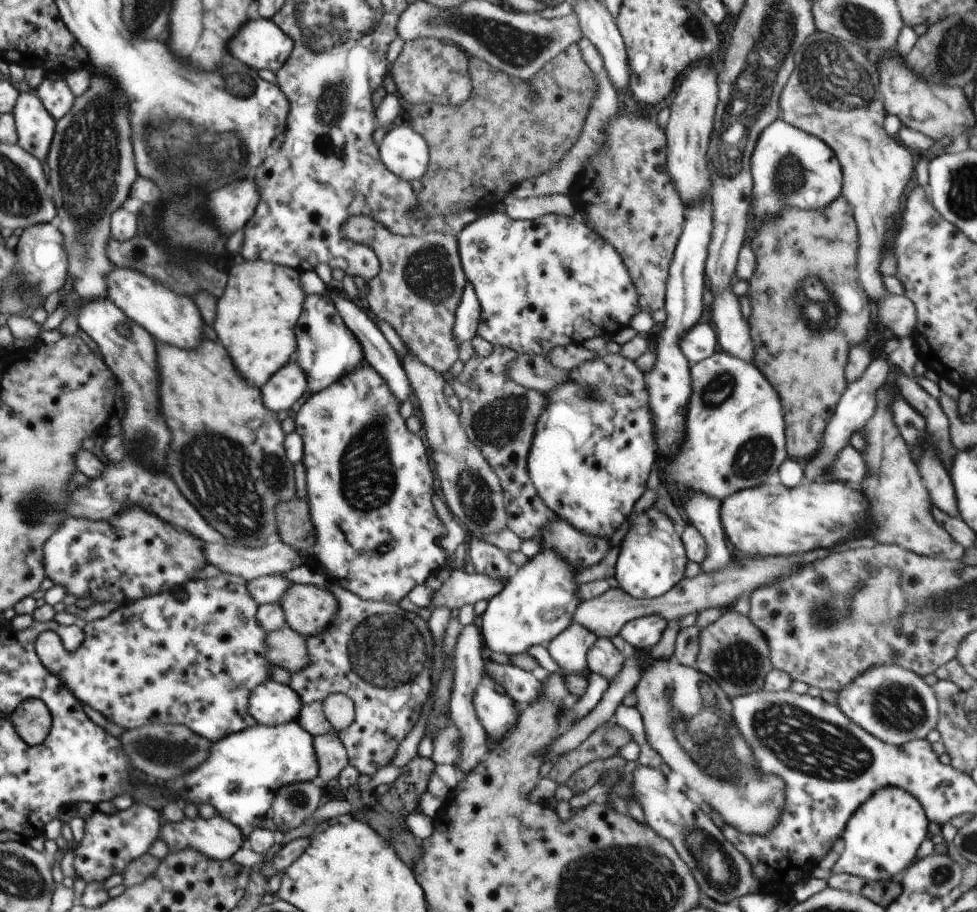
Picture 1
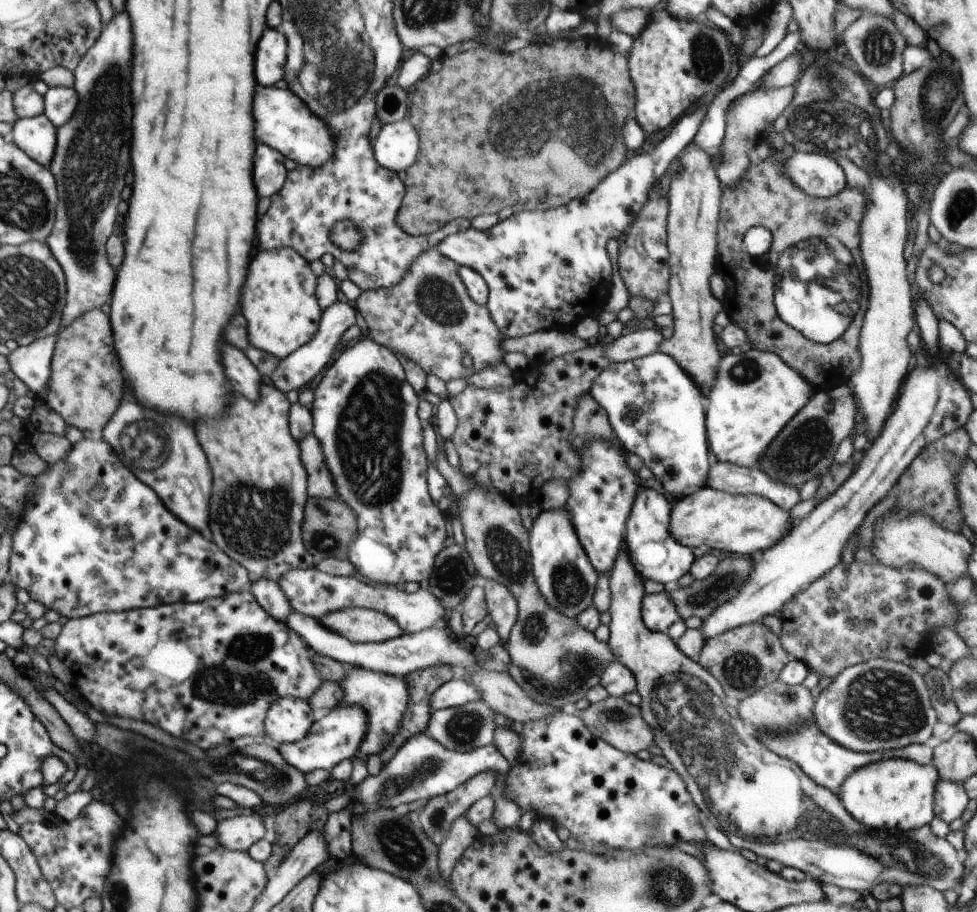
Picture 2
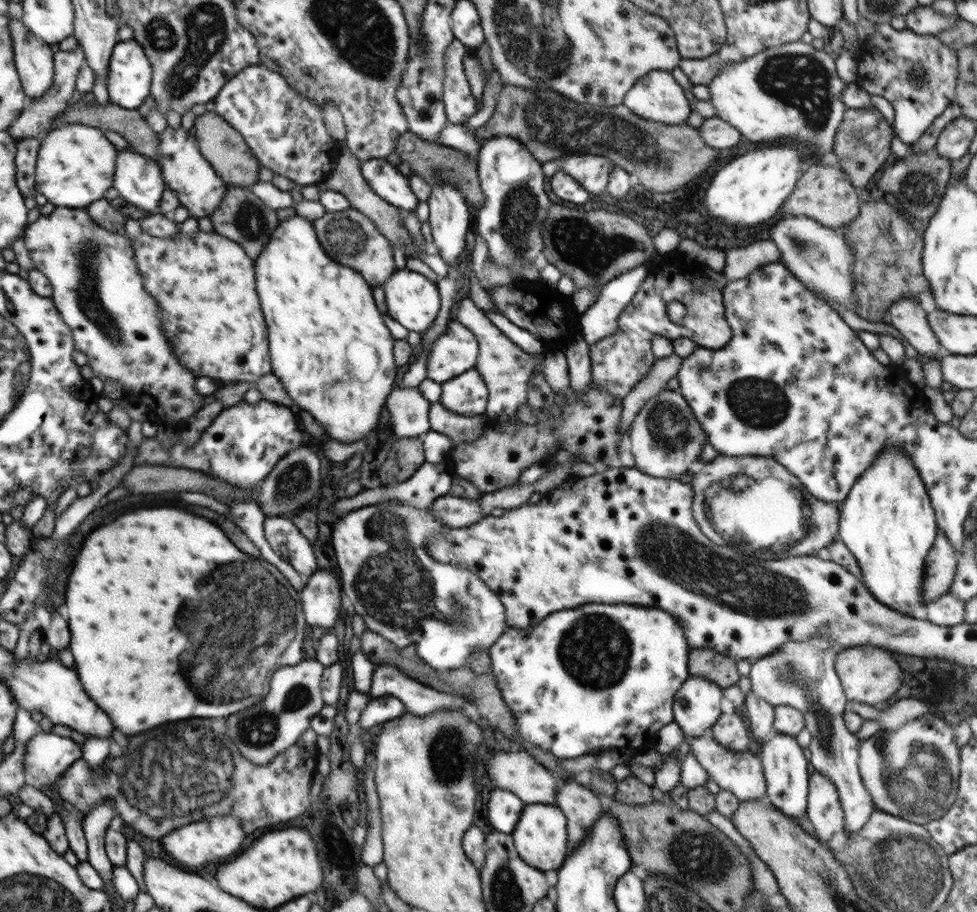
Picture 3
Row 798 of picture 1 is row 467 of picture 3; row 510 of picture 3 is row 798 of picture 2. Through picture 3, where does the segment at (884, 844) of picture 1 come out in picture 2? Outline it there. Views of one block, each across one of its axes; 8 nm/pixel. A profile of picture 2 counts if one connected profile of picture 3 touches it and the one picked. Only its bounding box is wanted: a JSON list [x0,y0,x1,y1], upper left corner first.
[839,758,939,831]

